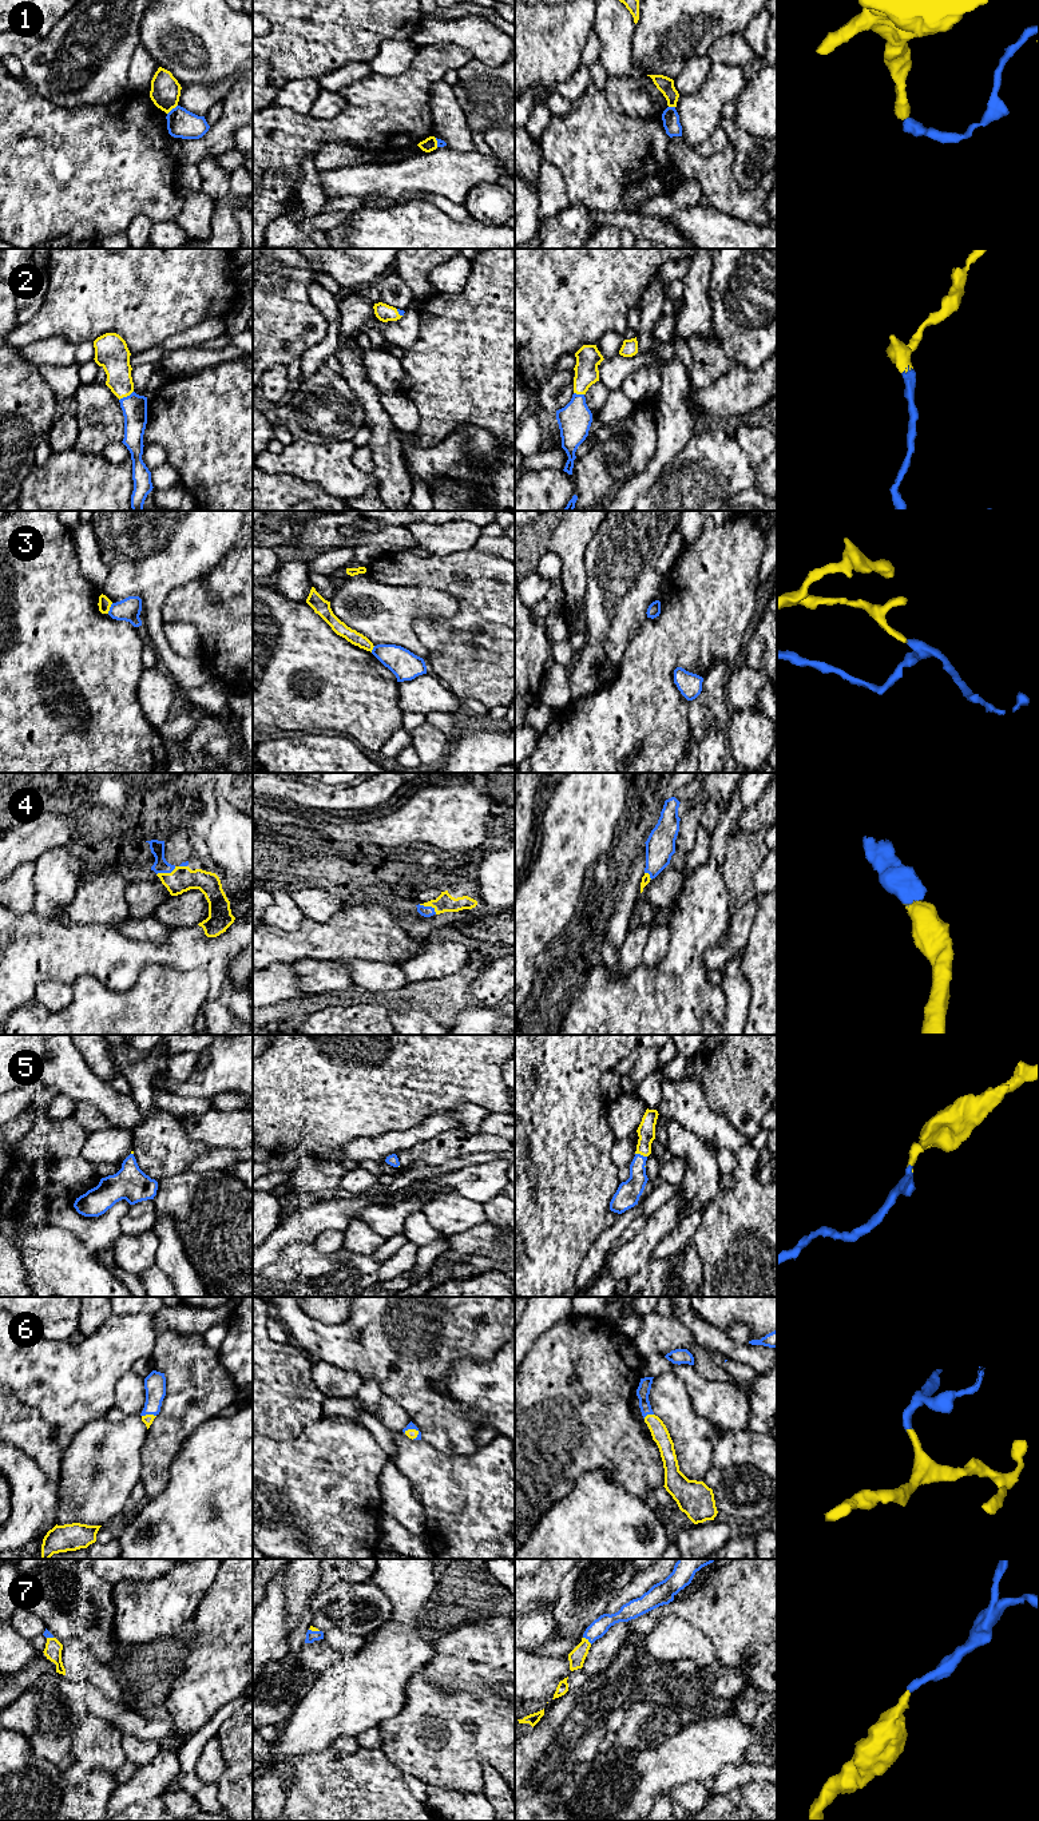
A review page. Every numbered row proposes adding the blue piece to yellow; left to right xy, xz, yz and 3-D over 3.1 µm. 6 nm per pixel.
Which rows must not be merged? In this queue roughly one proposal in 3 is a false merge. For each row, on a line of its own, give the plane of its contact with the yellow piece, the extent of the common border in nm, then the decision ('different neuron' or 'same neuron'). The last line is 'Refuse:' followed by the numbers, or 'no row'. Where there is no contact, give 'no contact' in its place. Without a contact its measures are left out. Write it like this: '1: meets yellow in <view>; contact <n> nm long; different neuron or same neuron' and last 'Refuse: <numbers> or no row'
1: meets yellow in xy; contact 90 nm long; different neuron
2: meets yellow in xy; contact 110 nm long; same neuron
3: meets yellow in xy; contact 70 nm long; different neuron
4: meets yellow in xz; contact 130 nm long; same neuron
5: meets yellow in yz; contact 80 nm long; same neuron
6: meets yellow in xy; contact 90 nm long; same neuron
7: meets yellow in yz; contact 70 nm long; same neuron
Refuse: 1, 3

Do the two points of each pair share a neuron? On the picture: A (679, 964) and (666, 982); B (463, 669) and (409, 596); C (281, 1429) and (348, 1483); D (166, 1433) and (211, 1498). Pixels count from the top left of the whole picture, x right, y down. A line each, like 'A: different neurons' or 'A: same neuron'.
A: same neuron
B: different neurons
C: different neurons
D: different neurons

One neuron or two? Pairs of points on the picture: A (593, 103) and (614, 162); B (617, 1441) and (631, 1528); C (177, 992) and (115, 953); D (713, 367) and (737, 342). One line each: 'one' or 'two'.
A: one
B: two
C: two
D: two

